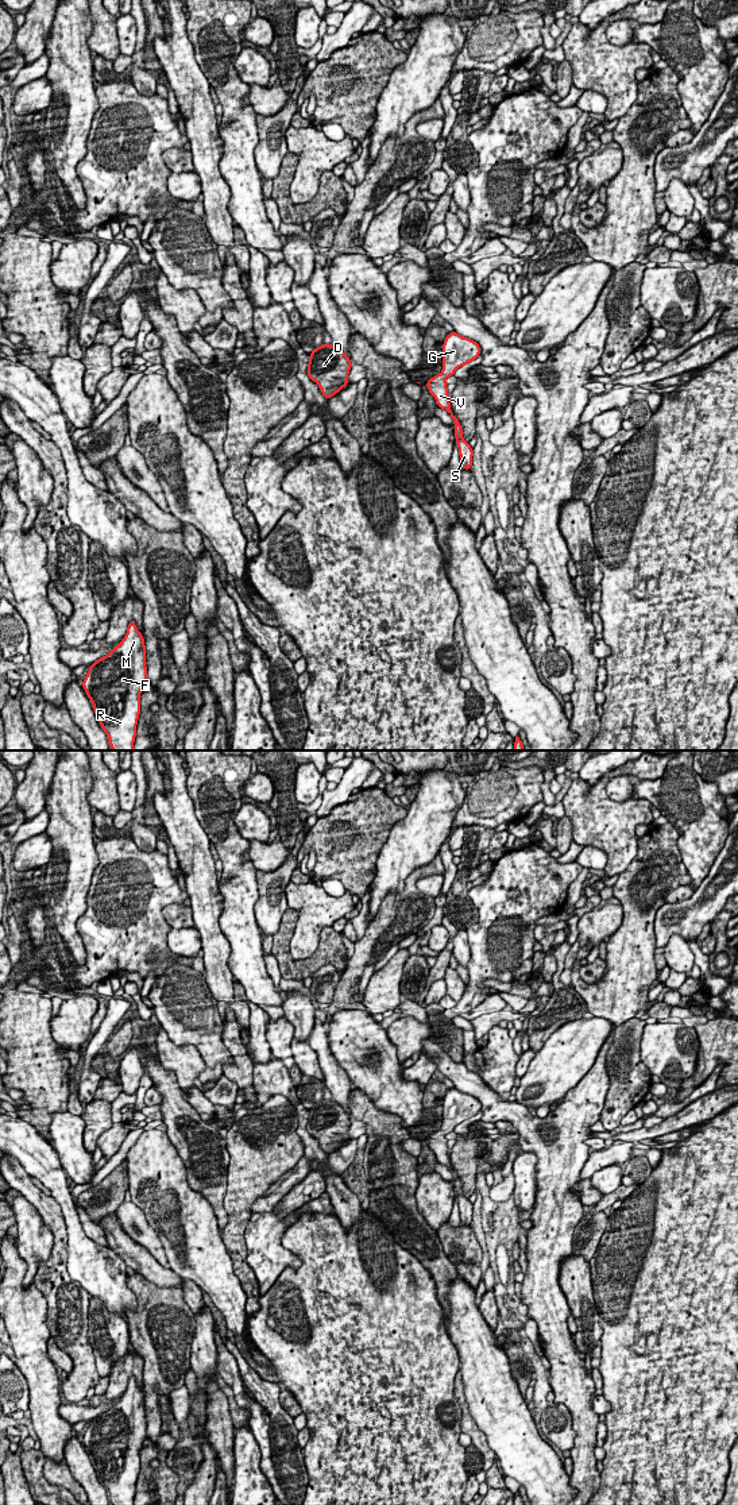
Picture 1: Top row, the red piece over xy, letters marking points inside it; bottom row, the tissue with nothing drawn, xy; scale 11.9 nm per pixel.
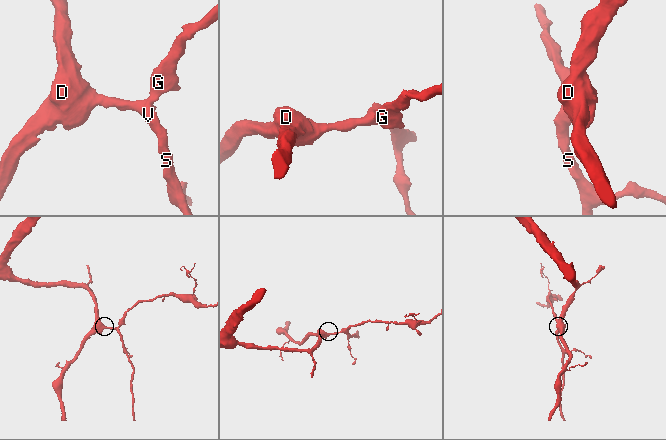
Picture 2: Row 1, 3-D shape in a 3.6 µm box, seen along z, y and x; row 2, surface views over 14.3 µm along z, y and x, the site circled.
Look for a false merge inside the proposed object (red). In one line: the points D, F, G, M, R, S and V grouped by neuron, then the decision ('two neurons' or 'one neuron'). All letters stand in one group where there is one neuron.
D F G M R S V | one neuron

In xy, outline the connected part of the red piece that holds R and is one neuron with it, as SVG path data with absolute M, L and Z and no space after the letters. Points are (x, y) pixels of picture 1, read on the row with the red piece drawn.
M131 621L120 644L92 663L82 682L113 750L135 750L139 696L146 682L144 637Z

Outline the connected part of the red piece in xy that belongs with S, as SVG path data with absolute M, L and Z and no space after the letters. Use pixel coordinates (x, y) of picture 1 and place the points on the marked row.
M455 331L448 333L443 344L443 371L425 382L437 406L445 409L453 420L460 463L464 470L471 470L472 467L474 449L470 443L464 440L461 425L452 413L445 379L452 377L459 367L475 360L480 355L480 351L482 348L476 341L463 337Z

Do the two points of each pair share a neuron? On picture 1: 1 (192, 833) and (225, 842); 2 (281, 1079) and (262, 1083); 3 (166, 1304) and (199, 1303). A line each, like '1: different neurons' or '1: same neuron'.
1: different neurons
2: same neuron
3: different neurons

